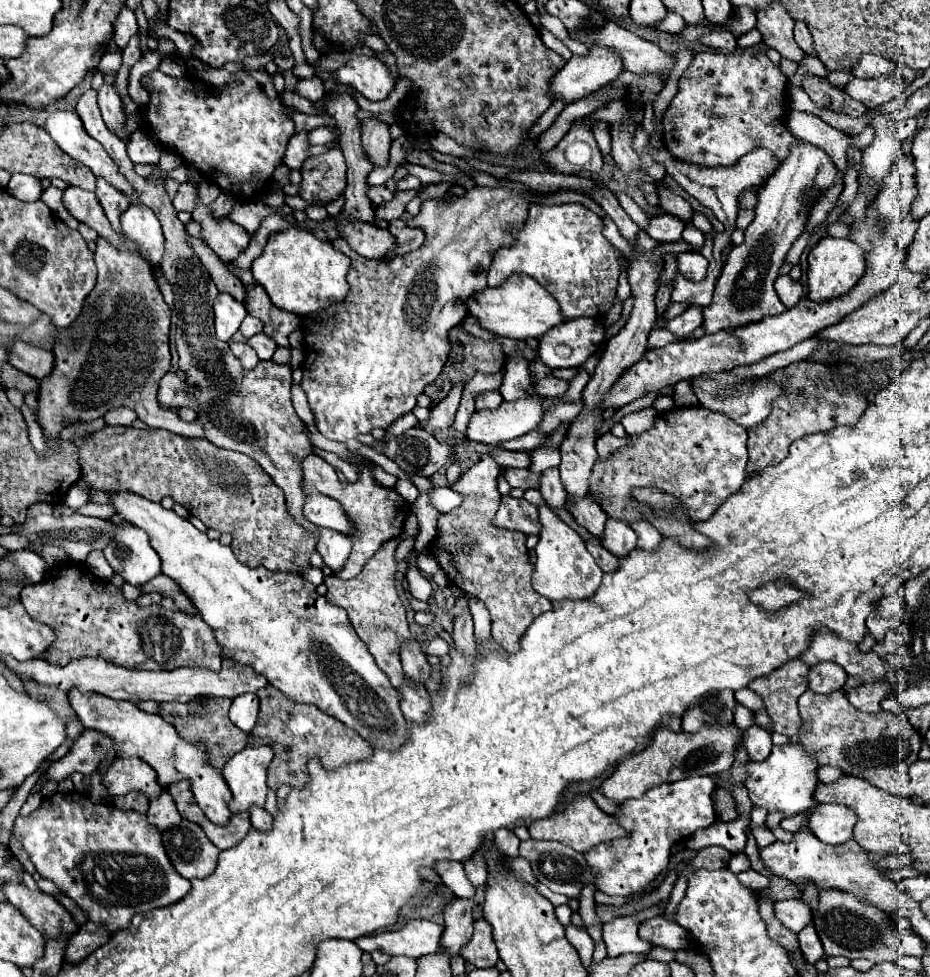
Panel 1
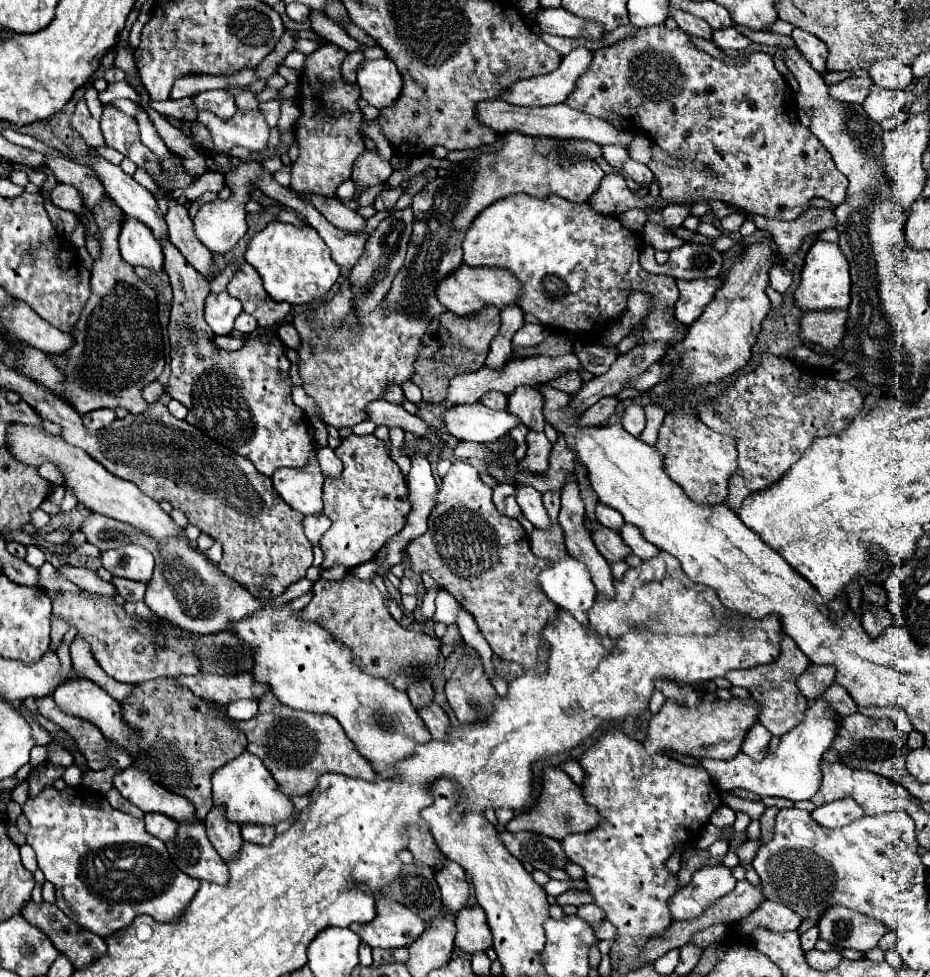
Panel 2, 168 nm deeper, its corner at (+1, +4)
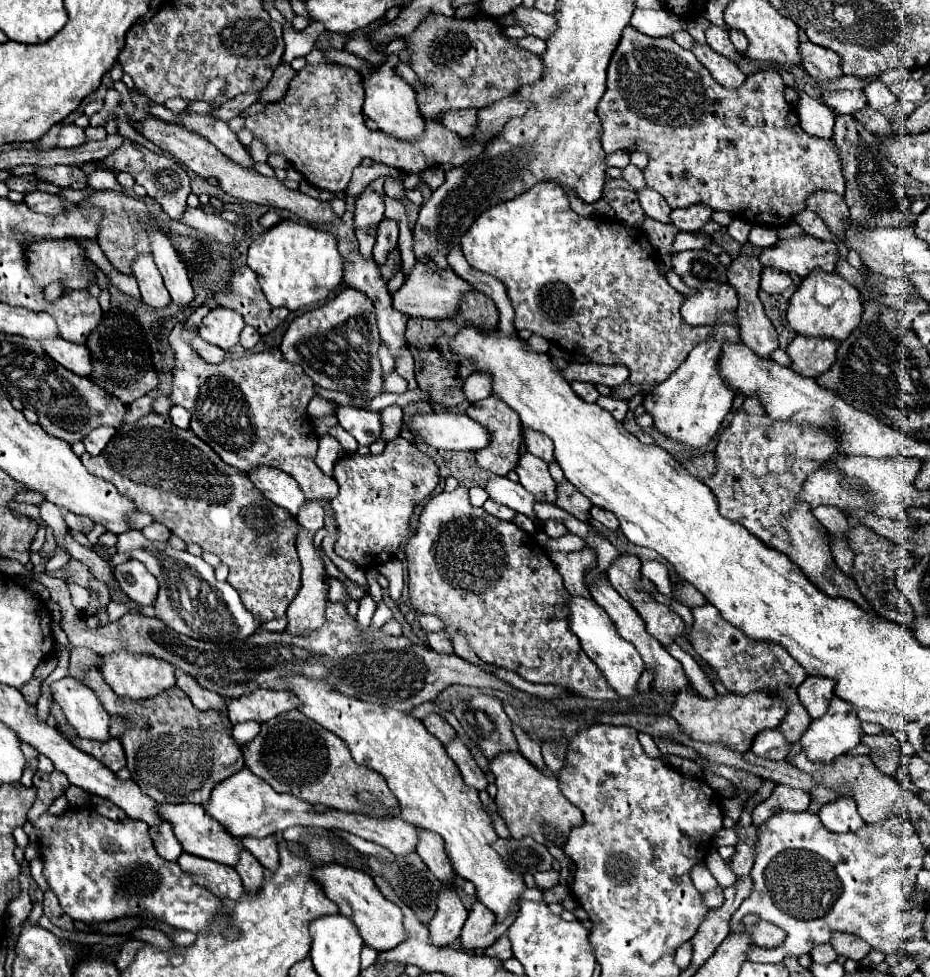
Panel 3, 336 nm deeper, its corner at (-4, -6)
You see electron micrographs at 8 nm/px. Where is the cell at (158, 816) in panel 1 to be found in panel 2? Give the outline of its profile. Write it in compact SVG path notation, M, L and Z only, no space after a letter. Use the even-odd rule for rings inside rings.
M145 813L145 825L147 825L147 831L161 839L163 843L167 841L173 841L175 839L175 833L177 833L177 823L171 821L169 817L165 815L159 815L159 813Z

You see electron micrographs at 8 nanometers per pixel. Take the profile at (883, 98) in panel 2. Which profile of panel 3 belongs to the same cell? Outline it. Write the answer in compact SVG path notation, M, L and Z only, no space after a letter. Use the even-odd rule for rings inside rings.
M872 81L866 89L864 89L866 97L868 97L868 107L874 111L882 111L882 109L890 109L896 103L896 97L892 95L892 91L880 83L880 81Z

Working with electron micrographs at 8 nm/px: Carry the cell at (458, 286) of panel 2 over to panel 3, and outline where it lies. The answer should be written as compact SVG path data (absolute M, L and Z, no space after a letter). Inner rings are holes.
M416 263L410 277L404 281L400 291L392 295L394 307L402 313L408 313L410 317L422 317L422 319L450 319L456 315L460 307L460 299L472 291L472 285L468 285L464 279L460 279L452 269L448 271L428 271L424 263Z

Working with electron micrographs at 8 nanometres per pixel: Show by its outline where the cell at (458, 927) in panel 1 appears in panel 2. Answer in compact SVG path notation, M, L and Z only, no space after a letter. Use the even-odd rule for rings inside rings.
M447 859L447 865L441 865L435 871L435 879L441 887L441 899L445 911L457 915L467 905L469 897L469 885L465 881L463 867Z

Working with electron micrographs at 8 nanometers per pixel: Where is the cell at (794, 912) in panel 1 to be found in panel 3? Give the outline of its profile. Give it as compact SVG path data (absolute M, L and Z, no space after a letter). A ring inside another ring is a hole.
M758 921L750 929L750 939L754 945L770 949L770 947L780 947L786 939L786 933L784 933L784 929L780 929L778 925L774 925L770 921Z

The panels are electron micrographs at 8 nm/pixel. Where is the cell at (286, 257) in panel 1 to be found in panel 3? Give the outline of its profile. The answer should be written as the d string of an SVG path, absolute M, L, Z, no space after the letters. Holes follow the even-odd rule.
M280 221L250 245L248 267L258 275L270 305L290 311L326 301L342 283L342 257L336 249L334 235L292 221Z

